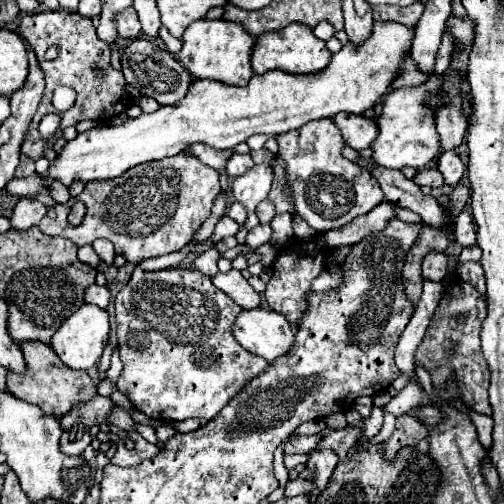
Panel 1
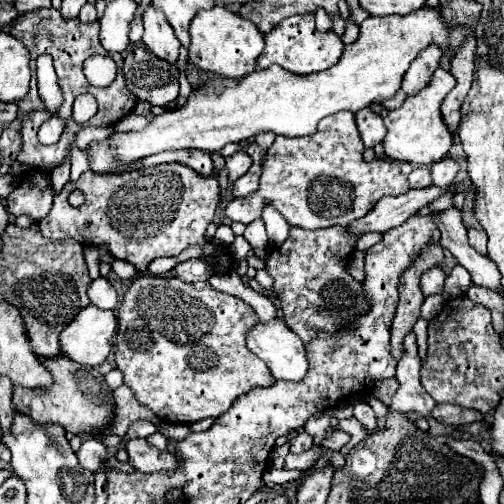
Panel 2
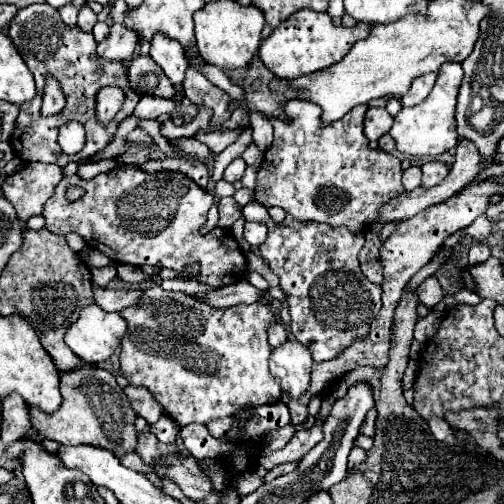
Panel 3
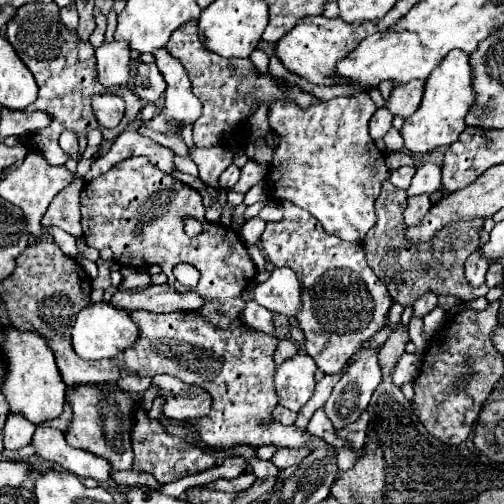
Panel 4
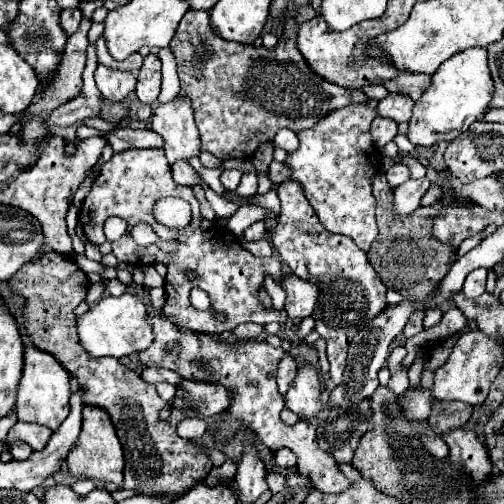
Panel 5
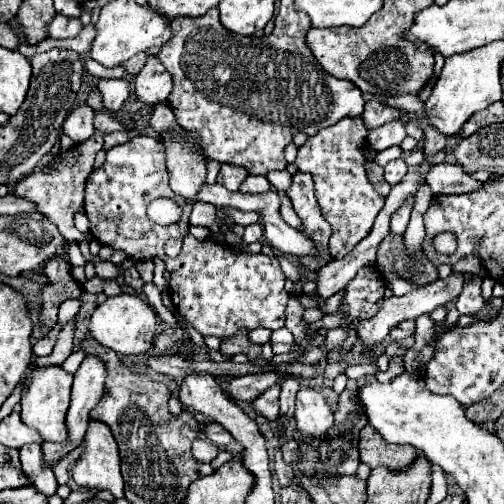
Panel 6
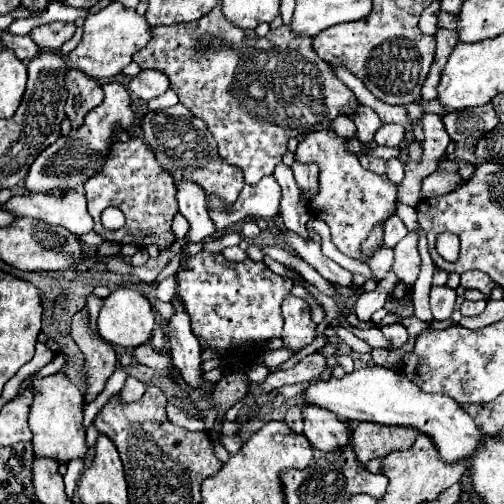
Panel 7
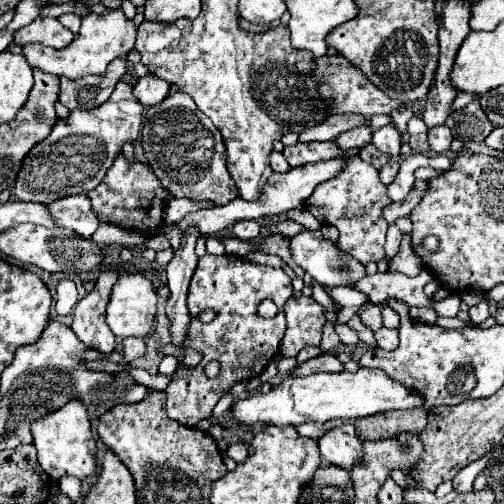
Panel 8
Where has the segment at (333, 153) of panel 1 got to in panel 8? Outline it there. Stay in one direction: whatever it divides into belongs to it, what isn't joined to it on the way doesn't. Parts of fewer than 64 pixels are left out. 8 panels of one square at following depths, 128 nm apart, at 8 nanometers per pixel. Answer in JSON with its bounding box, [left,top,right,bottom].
[306,158,390,264]

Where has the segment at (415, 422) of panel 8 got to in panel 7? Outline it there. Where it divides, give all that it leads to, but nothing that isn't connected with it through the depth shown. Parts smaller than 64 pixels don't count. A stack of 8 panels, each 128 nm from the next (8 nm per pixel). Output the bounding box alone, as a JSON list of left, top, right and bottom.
[352,424,418,462]

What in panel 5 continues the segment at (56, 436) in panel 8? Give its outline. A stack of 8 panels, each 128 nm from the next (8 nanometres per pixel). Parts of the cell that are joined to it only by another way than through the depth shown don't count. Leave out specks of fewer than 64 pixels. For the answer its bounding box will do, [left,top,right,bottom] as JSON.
[16,348,70,432]

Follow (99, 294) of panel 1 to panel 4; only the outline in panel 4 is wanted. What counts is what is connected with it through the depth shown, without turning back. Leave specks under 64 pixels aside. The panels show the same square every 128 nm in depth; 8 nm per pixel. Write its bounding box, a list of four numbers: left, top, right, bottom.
[110,268,302,318]

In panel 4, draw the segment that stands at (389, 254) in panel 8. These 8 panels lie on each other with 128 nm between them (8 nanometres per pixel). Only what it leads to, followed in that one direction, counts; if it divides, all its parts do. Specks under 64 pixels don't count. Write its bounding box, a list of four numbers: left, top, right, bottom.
[406,164,442,198]

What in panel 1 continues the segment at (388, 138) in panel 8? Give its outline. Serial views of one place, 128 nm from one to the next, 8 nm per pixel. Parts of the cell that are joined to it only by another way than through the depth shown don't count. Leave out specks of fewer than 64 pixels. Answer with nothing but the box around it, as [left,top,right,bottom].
[334,112,378,150]

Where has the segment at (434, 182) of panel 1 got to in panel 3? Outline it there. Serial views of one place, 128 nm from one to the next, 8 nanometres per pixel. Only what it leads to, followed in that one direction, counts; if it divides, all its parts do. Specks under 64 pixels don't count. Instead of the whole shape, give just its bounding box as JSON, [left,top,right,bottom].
[402,166,420,190]

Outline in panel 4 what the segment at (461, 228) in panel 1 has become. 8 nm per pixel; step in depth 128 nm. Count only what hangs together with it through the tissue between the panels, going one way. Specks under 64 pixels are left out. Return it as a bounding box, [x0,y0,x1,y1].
[466,252,488,288]

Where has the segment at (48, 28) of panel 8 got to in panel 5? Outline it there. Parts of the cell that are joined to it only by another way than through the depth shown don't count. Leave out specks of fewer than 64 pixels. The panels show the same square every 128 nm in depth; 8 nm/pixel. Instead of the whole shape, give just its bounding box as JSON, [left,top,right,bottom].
[60,8,82,36]

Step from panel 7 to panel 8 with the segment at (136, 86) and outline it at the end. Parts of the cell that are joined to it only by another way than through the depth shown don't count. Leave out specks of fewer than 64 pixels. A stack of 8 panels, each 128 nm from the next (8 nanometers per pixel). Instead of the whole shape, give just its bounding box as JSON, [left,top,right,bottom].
[134,76,170,108]

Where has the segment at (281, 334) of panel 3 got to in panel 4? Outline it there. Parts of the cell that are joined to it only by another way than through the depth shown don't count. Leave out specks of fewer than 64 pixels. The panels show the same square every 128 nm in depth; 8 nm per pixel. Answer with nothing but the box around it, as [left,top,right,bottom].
[274,340,298,366]

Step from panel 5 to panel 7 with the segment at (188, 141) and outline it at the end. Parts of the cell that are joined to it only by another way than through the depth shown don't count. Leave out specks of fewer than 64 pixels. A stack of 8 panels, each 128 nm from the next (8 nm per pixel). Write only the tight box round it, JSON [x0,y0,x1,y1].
[176,184,214,244]

